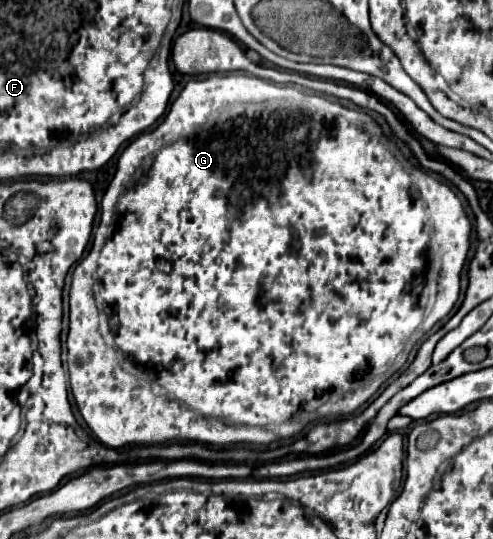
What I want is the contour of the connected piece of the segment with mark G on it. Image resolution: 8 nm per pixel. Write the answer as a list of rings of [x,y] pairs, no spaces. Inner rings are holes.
[[[225,71],[225,73],[211,73],[206,79],[192,78],[172,103],[171,109],[157,129],[141,133],[119,157],[117,173],[109,183],[107,193],[101,199],[101,223],[95,235],[95,247],[93,251],[89,251],[85,259],[79,261],[79,265],[73,271],[71,291],[69,291],[71,311],[69,311],[69,335],[67,335],[67,365],[69,365],[71,391],[79,407],[79,413],[83,415],[89,429],[103,441],[103,445],[111,449],[119,449],[133,443],[157,445],[167,441],[195,441],[195,443],[209,443],[221,447],[237,445],[237,443],[267,445],[277,439],[287,439],[301,433],[311,421],[327,419],[327,417],[347,417],[355,409],[359,409],[403,365],[399,363],[391,367],[399,353],[407,350],[409,337],[415,333],[415,329],[419,329],[429,311],[433,308],[431,315],[427,315],[429,319],[425,327],[433,327],[435,321],[439,321],[453,309],[453,305],[459,299],[461,271],[469,255],[469,247],[471,247],[471,221],[457,193],[437,175],[431,175],[409,162],[366,111],[343,107],[337,98],[327,97],[301,85],[273,83],[255,77],[247,71]],[[277,185],[279,185],[279,195],[269,197],[271,189]],[[425,201],[433,201],[435,225],[427,215]],[[433,233],[437,237],[441,249],[439,253],[443,257],[441,277],[439,274],[442,260],[437,257],[429,259],[425,253]],[[335,275],[337,275],[339,297],[337,295],[333,297],[333,293],[337,293],[333,291],[331,285]],[[103,312],[109,315],[109,327],[112,331],[109,336],[100,334],[99,319]]]

